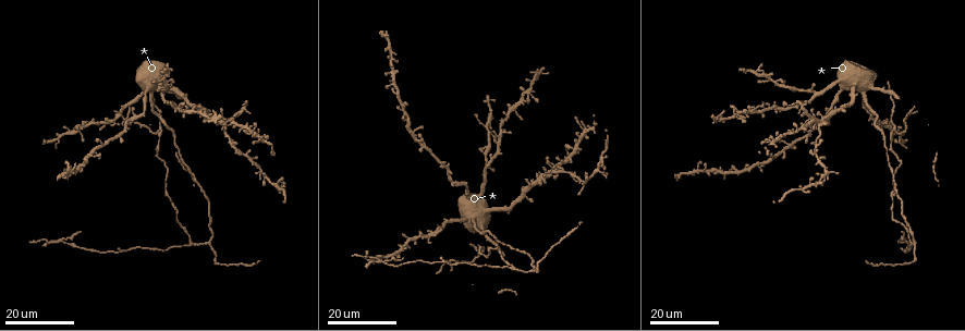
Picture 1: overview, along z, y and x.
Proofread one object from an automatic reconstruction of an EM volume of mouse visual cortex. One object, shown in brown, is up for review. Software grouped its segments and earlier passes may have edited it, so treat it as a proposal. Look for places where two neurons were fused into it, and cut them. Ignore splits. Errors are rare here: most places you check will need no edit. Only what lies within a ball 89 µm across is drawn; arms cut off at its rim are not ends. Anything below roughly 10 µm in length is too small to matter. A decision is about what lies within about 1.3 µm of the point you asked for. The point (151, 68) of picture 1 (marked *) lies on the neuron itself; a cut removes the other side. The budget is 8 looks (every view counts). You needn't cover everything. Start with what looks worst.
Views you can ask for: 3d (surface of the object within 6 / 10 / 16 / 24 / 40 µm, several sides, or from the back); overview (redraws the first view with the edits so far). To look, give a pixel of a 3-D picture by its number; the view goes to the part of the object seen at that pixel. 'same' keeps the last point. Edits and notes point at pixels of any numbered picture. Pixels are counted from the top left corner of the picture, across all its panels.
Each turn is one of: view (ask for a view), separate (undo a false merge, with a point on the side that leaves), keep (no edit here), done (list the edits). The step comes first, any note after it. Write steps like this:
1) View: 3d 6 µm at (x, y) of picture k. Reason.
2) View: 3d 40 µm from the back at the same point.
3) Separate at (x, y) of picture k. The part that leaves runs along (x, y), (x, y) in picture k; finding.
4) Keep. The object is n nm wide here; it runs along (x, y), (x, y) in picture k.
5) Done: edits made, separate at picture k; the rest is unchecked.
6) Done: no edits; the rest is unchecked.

View: 3d 16 µm at (190, 246) of picture 1. Branch point.

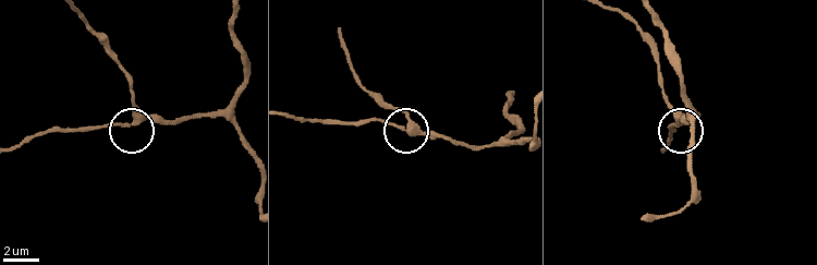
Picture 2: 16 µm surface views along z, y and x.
View: 3d 6 µm at (138, 118) of picture 2.

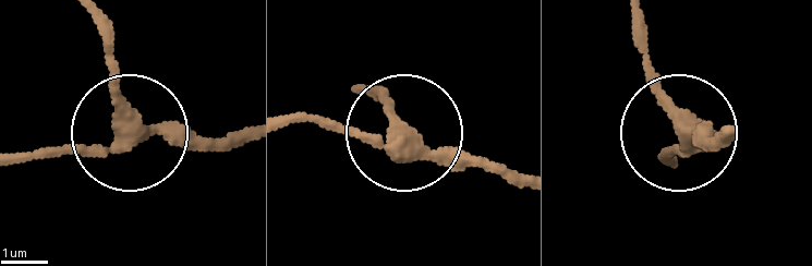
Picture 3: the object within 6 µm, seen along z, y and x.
Keep. The side arm is 54 µm long; 3 arms meet here; continuous, no second neuron.

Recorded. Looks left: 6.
View: 3d 16 µm at (167, 188) of picture 1. Two arms at a narrow angle.

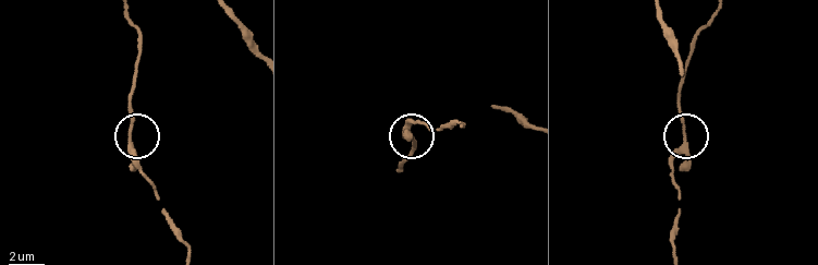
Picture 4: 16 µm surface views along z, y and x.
View: 3d 10 µm at (130, 139) of picture 4. Zoom in.

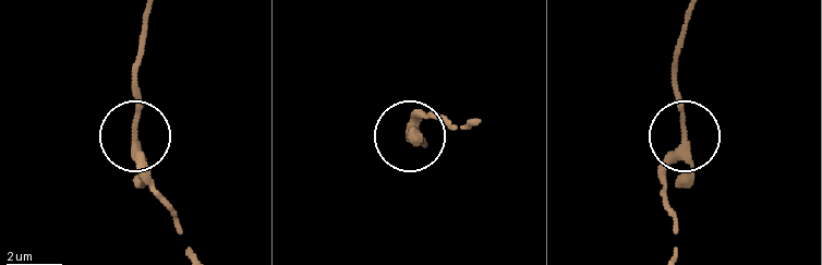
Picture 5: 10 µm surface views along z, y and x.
Keep. It runs along (674, 252), (666, 196), (666, 168), (680, 140), (674, 64) in picture 5; one neuron here.

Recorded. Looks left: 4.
View: 3d 16 µm at (482, 250) of picture 1. Branch point.

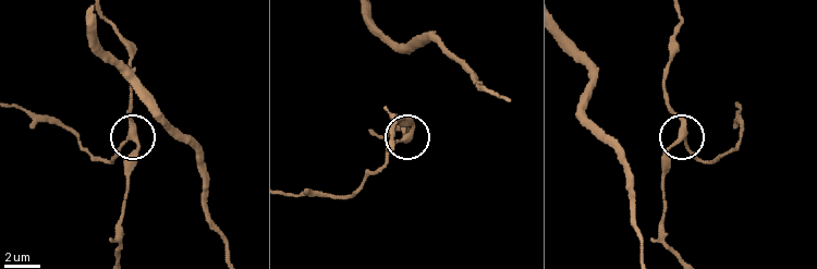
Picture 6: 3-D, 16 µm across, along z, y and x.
View: 3d 10 µm at (403, 140) of picture 6.

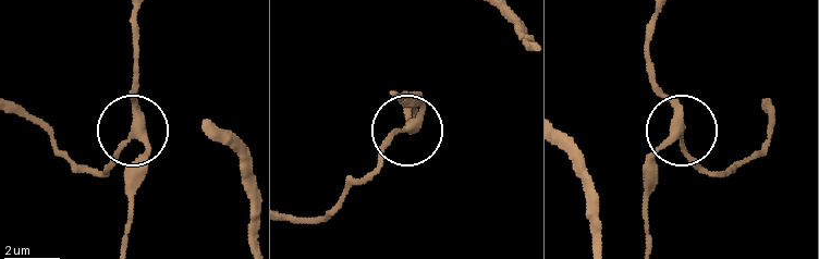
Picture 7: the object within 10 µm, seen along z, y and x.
Keep. It runs along (648, 248), (648, 171), (681, 128), (674, 100), (650, 74) in picture 7; continuous, no second neuron.

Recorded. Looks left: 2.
View: 3d 24 µm at (140, 124) of picture 1. Sudden change in width.

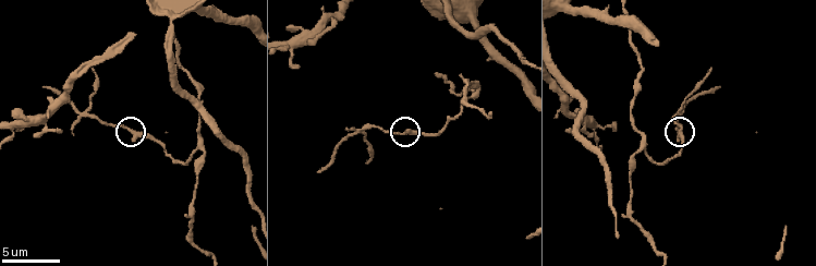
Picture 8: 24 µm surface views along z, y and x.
View: 3d 10 µm at (130, 131) of picture 8. Zoom in.

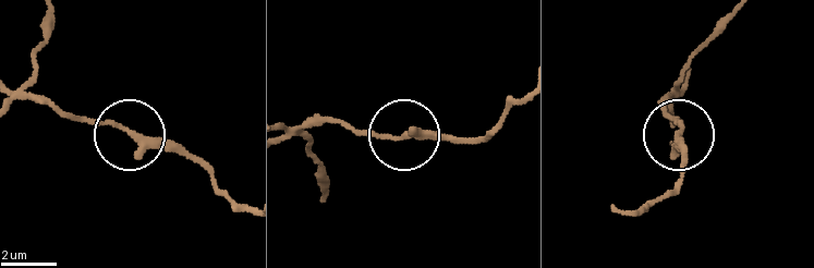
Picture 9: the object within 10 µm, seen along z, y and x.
Keep. Continuous, no second neuron.

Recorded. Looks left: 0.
Done: no edits; the rest is unchecked.

